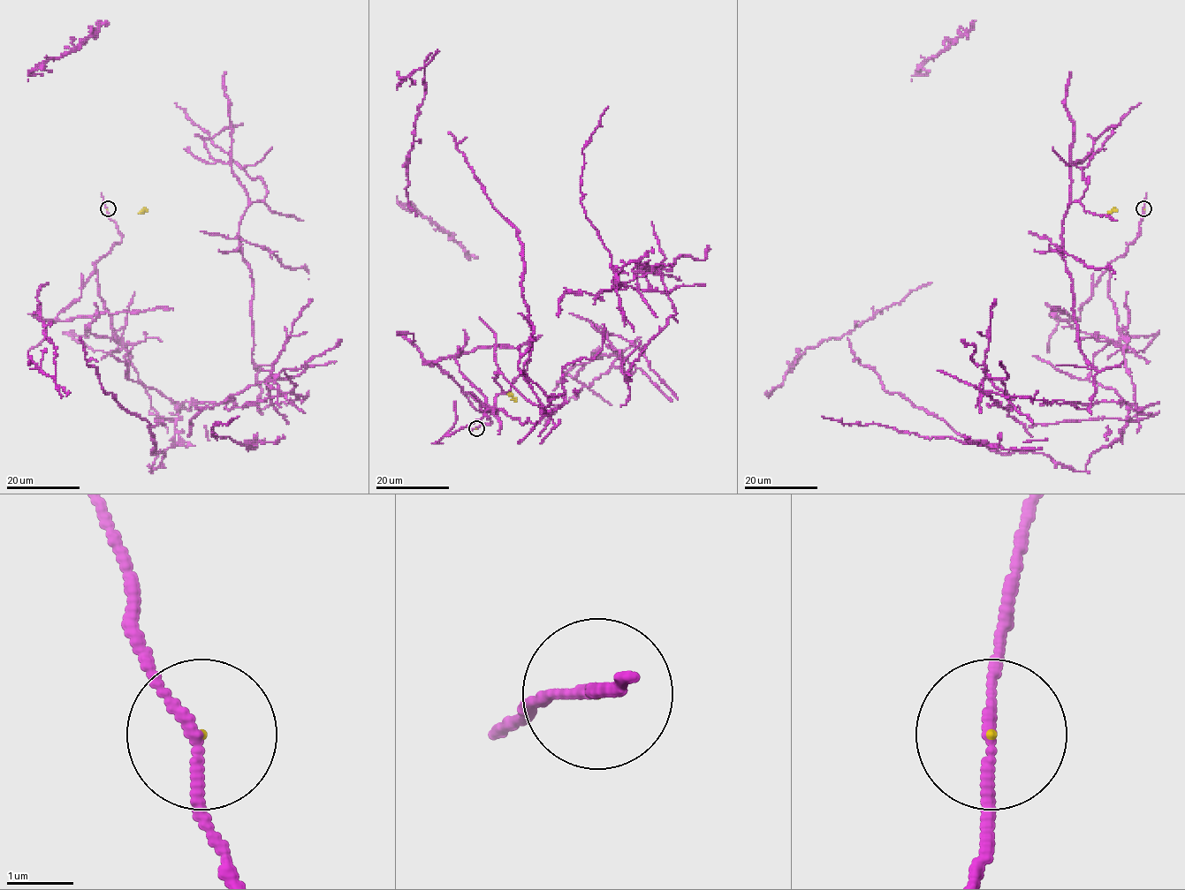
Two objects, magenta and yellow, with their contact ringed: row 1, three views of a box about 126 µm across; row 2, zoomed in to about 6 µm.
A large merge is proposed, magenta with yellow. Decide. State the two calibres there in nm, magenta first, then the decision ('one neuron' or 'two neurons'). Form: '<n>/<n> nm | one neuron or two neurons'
120/20 nm | two neurons

